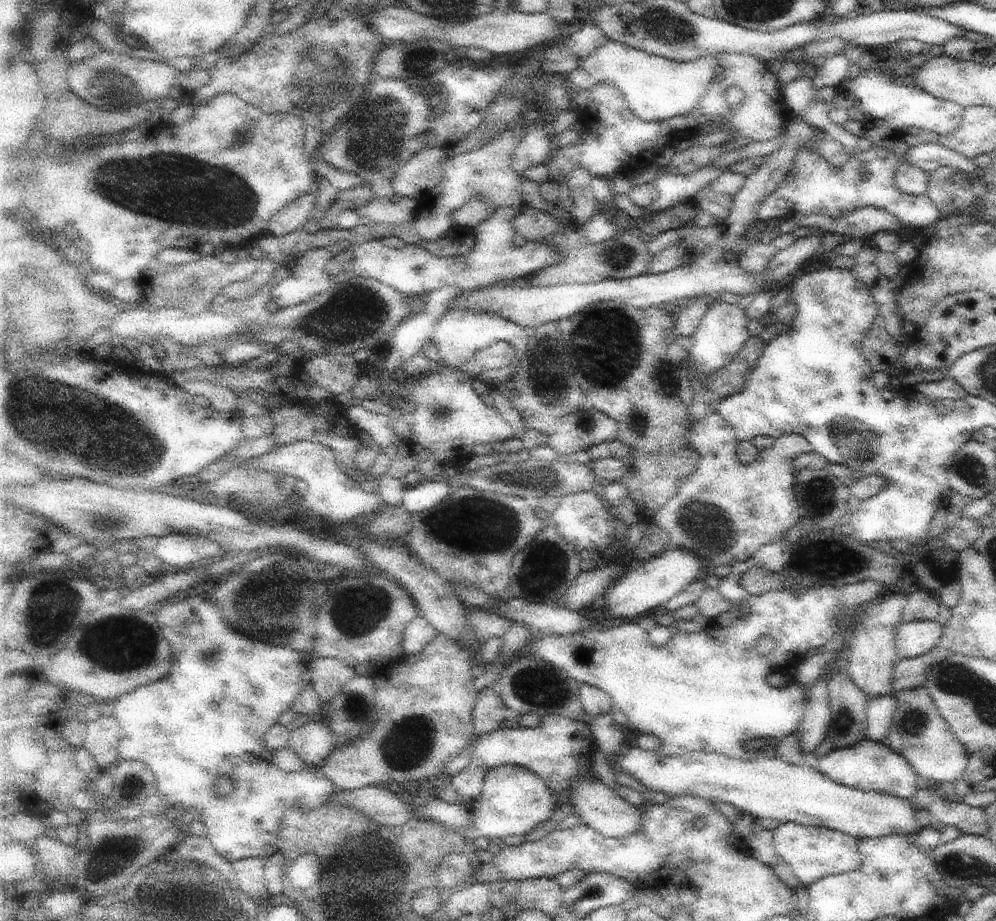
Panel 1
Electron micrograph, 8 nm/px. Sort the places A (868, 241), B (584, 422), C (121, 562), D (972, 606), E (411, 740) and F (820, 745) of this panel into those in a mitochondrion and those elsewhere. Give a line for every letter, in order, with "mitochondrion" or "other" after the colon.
A: other
B: mitochondrion
C: other
D: other
E: mitochondrion
F: other

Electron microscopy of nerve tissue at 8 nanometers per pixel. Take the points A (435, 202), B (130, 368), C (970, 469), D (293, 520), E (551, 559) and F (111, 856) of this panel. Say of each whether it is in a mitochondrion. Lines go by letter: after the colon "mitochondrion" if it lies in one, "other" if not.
A: other
B: other
C: mitochondrion
D: other
E: mitochondrion
F: mitochondrion

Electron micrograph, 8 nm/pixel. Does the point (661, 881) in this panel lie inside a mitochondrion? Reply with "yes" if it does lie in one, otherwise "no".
no

